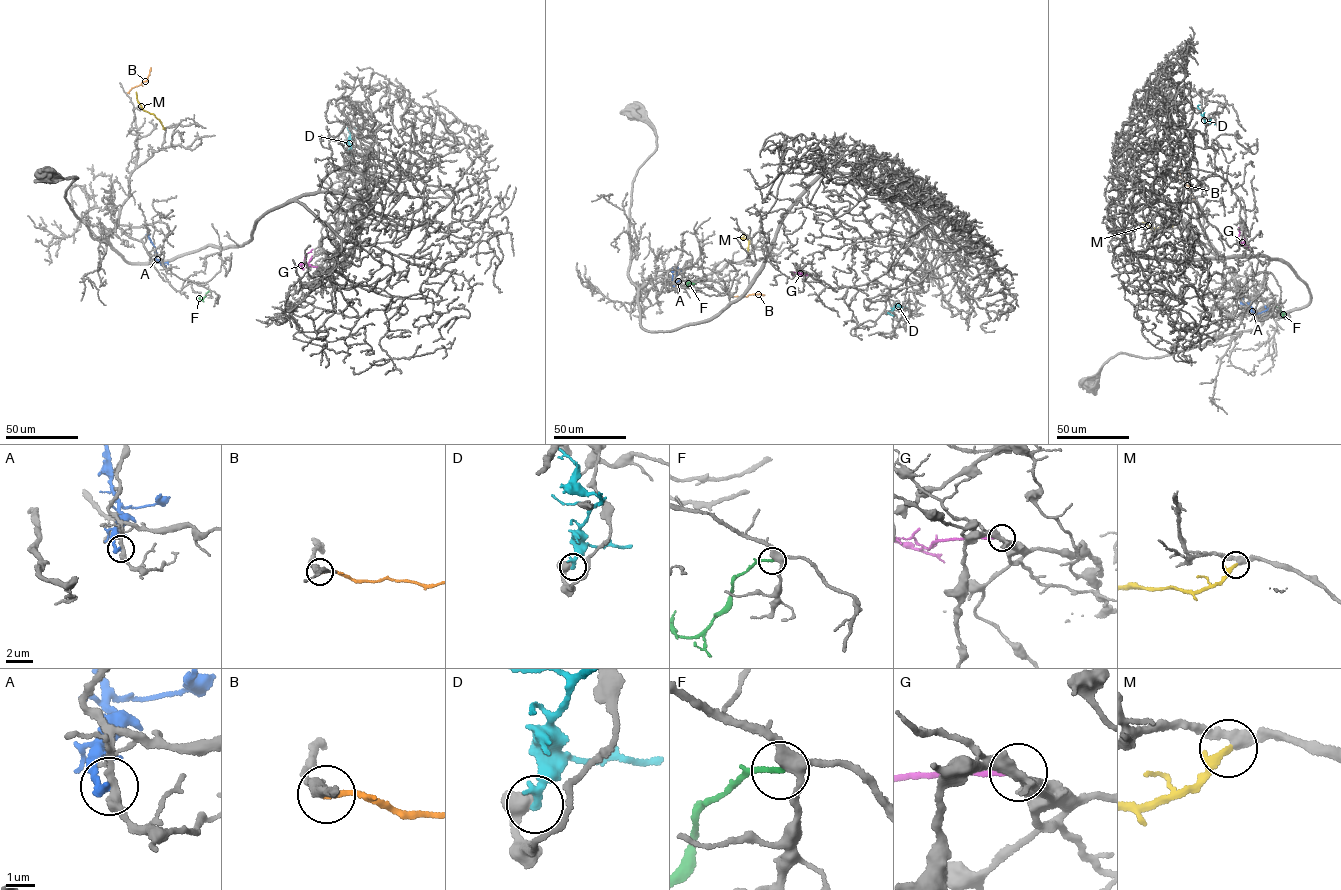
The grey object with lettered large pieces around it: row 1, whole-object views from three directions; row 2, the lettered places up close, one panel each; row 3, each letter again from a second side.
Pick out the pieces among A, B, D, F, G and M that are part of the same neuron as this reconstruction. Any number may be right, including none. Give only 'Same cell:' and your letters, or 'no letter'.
Same cell: M

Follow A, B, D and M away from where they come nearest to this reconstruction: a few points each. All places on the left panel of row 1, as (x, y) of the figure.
A: (167, 269), (157, 259), (156, 249), (148, 236), (149, 229)
B: (126, 93), (146, 81), (150, 67)
D: (350, 158), (353, 151), (348, 141), (352, 127), (356, 129)
M: (165, 128), (153, 114), (143, 109), (136, 92)

